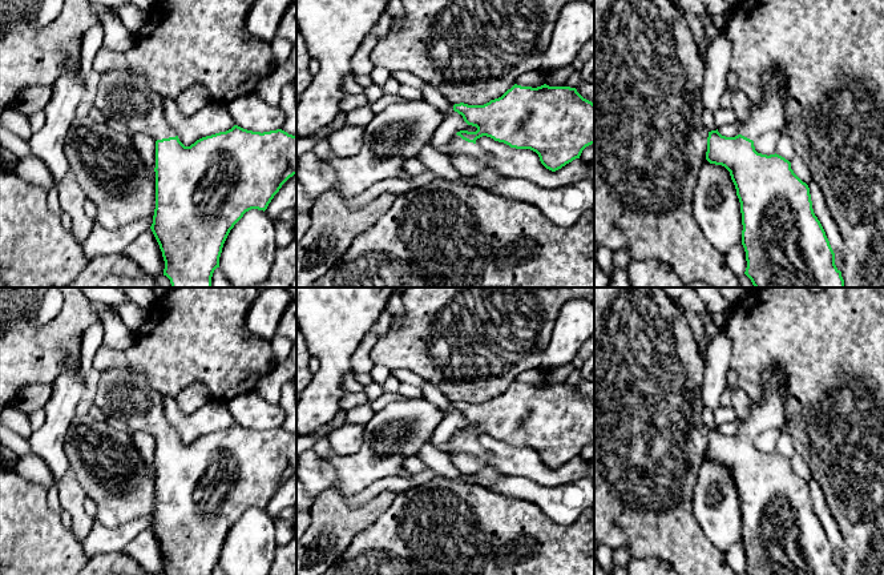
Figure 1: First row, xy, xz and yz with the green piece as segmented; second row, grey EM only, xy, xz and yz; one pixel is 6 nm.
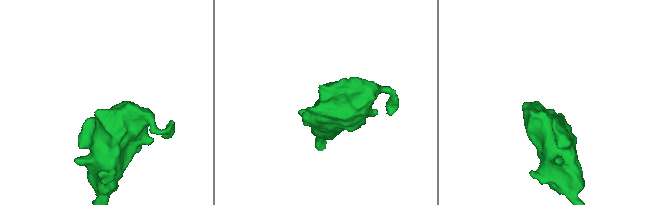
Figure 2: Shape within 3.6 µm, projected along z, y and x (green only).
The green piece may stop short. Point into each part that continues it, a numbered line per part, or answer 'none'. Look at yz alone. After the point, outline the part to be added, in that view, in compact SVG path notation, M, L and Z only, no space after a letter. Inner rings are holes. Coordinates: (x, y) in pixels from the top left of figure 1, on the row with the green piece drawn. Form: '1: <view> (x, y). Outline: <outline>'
1: yz (769, 116). Outline: M767 72L762 76L763 85L763 101L759 106L752 105L751 116L739 122L739 134L755 141L759 136L771 132L771 130L782 130L786 128L784 118L784 100L786 100L786 89L787 89L787 77L780 72Z

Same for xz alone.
1: xz (456, 145). Outline: M455 134L443 148L443 153L448 157L455 154L468 154L480 161L491 160L491 154L484 152L480 146L473 142L463 140L460 136Z

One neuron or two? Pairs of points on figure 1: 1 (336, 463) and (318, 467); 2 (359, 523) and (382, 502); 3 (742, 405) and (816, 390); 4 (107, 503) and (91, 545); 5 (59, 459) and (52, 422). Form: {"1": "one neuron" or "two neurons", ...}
{"1": "two neurons", "2": "one neuron", "3": "two neurons", "4": "two neurons", "5": "one neuron"}

